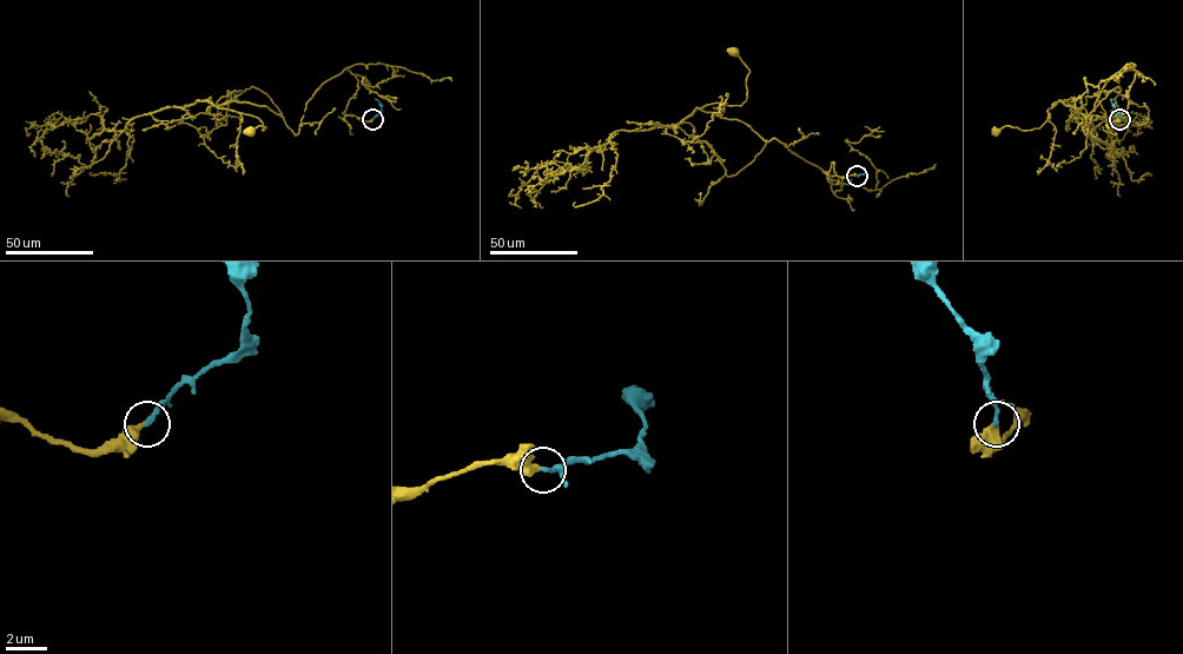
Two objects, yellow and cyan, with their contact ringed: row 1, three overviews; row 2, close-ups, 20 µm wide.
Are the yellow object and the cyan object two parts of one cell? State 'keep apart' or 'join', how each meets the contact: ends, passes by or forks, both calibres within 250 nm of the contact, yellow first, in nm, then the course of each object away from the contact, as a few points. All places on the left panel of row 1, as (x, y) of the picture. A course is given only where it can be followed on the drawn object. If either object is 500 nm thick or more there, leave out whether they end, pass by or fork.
join; yellow ends; cyan ends; calibres 440 and 240 nm; course yellow (372, 119), (344, 113), (358, 80), (345, 68), (296, 134), (265, 106), (219, 105), (265, 127), (248, 131); course cyan (372, 119), (382, 108), (375, 99)

